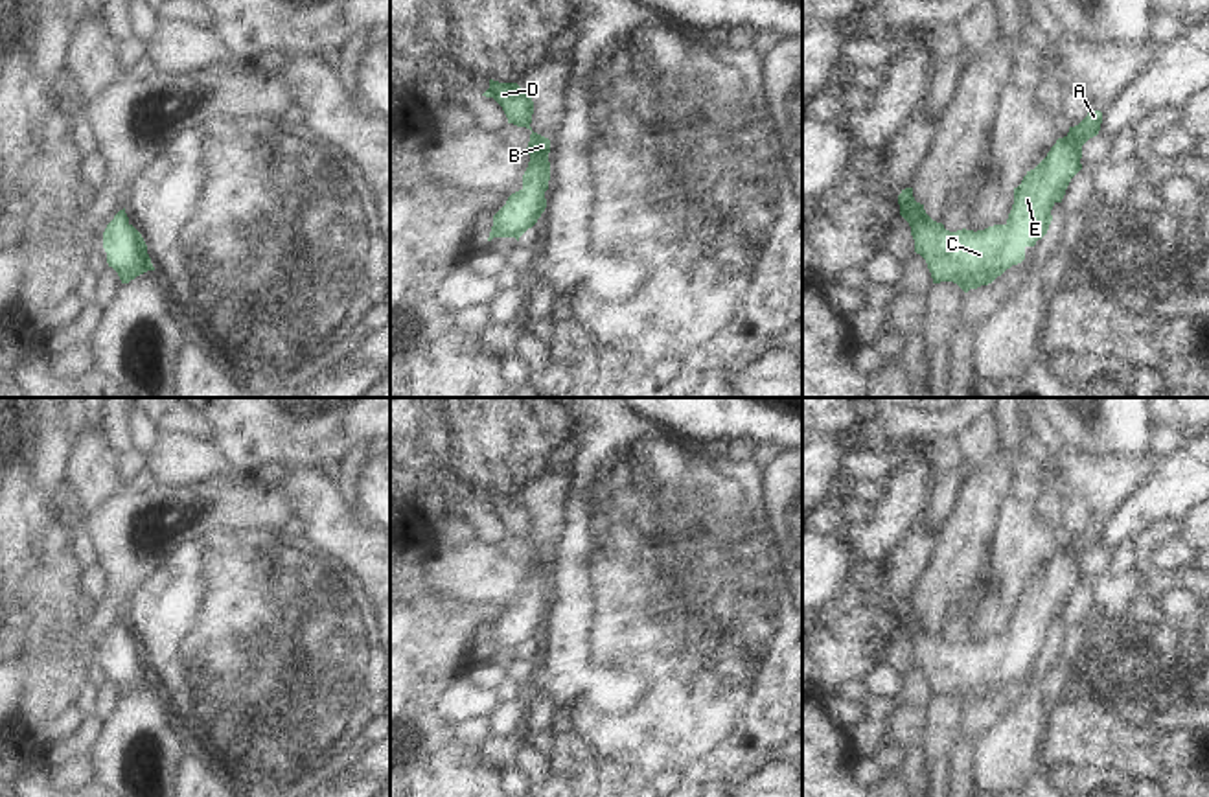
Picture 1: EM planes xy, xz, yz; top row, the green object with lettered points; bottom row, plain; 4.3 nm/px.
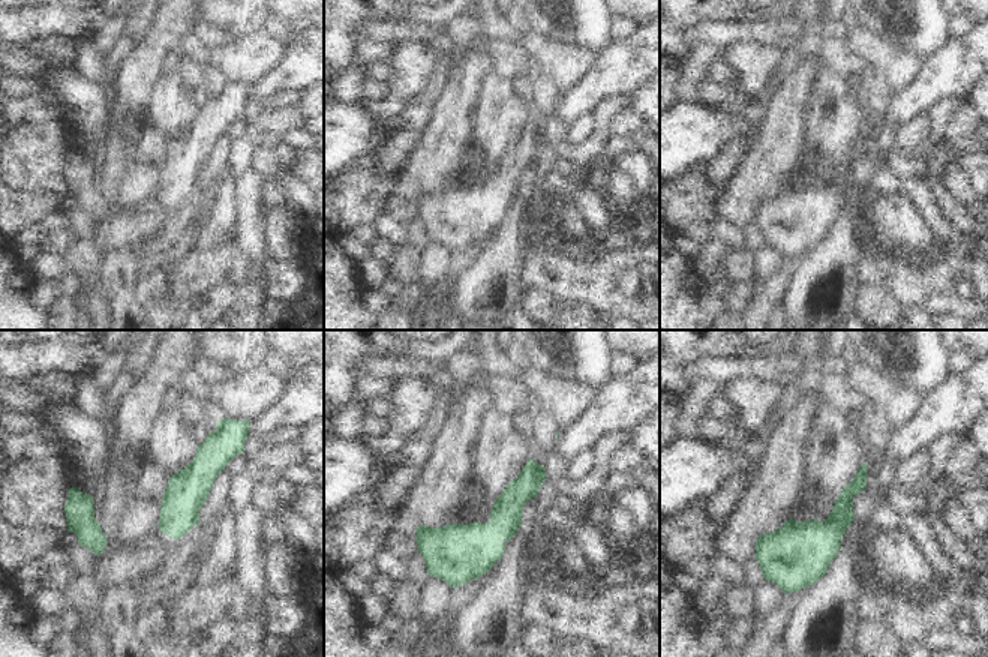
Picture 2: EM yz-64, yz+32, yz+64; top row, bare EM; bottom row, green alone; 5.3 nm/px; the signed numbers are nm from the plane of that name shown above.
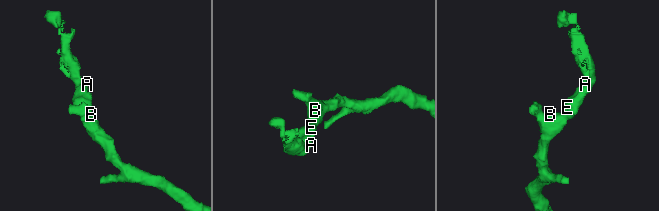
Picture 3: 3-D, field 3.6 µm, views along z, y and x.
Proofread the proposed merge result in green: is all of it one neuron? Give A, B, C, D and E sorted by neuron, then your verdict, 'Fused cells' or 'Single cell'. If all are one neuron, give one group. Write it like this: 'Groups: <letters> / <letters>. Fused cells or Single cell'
Groups: A B C D E. Single cell.

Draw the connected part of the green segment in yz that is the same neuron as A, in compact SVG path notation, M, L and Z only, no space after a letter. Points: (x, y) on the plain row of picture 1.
M1091 521L1056 552L1047 569L1014 600L1014 617L1005 637L950 644L915 613L913 600L902 602L900 628L911 639L915 664L926 672L933 696L953 694L968 705L1021 676L1025 661L1047 646L1051 622L1062 615L1071 591L1082 582L1082 558L1099 547L1100 536L1102 525Z

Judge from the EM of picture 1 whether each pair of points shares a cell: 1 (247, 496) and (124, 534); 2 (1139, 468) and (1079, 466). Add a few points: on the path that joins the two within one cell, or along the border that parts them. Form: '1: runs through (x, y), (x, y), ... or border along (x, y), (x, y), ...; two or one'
1: runs through (212, 497), (166, 496), (144, 505); one
2: runs through (1125, 470), (1093, 470); one

